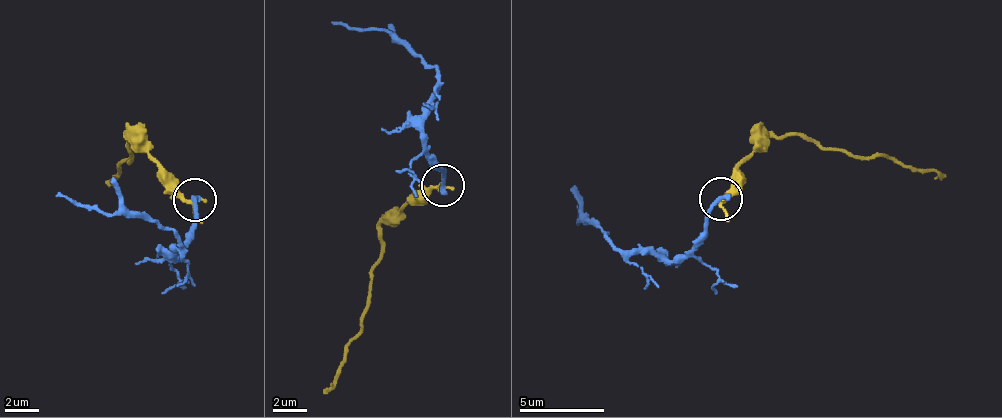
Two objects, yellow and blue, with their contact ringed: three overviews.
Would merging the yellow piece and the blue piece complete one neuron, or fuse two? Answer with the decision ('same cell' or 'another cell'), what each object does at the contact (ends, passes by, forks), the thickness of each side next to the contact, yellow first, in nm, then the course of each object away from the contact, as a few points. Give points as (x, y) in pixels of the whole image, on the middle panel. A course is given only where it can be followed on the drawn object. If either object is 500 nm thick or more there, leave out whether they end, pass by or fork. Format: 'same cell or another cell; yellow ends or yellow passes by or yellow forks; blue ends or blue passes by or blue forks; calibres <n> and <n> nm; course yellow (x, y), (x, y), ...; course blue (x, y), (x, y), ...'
another cell; yellow passes by; blue ends; calibres 200 and 320 nm; course yellow (443, 184), (415, 194), (383, 229), (379, 259), (369, 276), (363, 331), (322, 394); course blue (443, 184), (426, 143), (425, 118), (437, 72), (386, 30), (353, 31), (330, 23)

